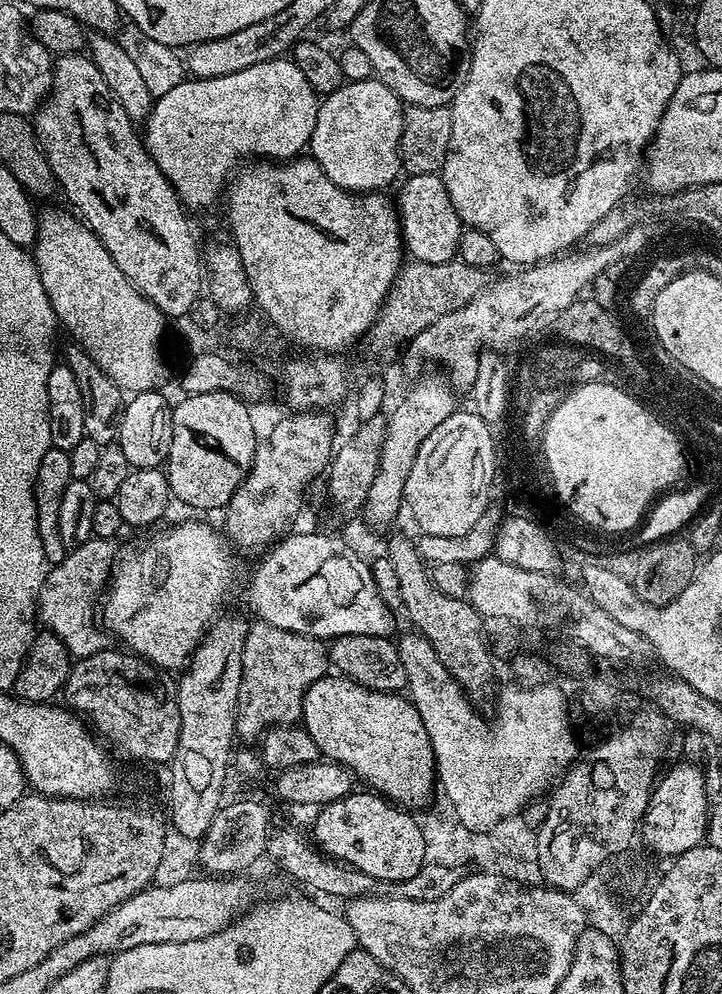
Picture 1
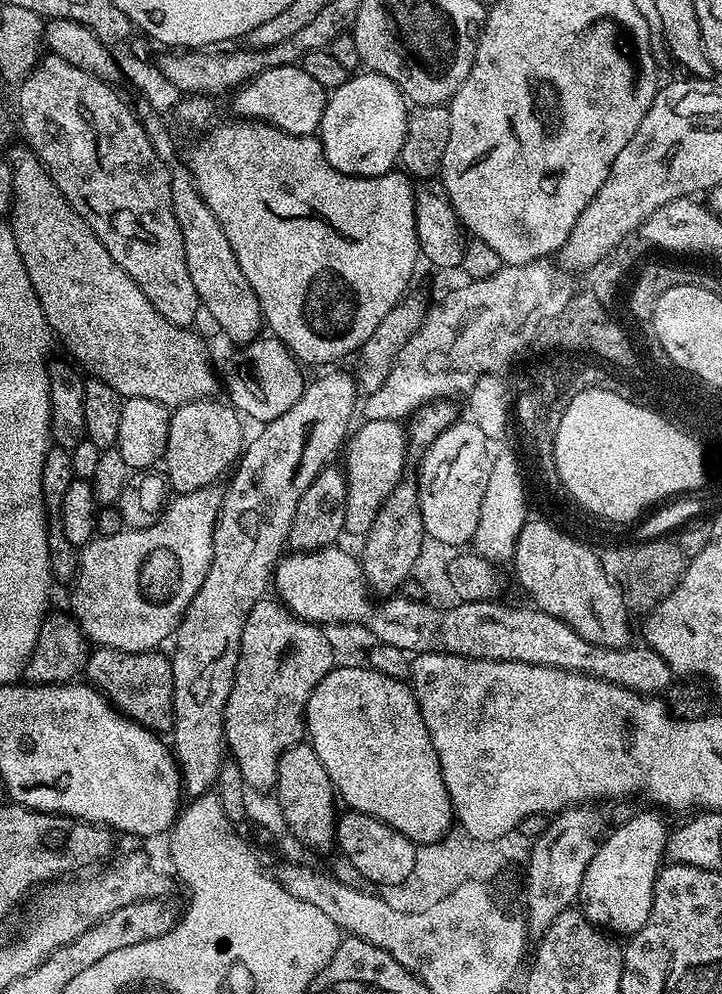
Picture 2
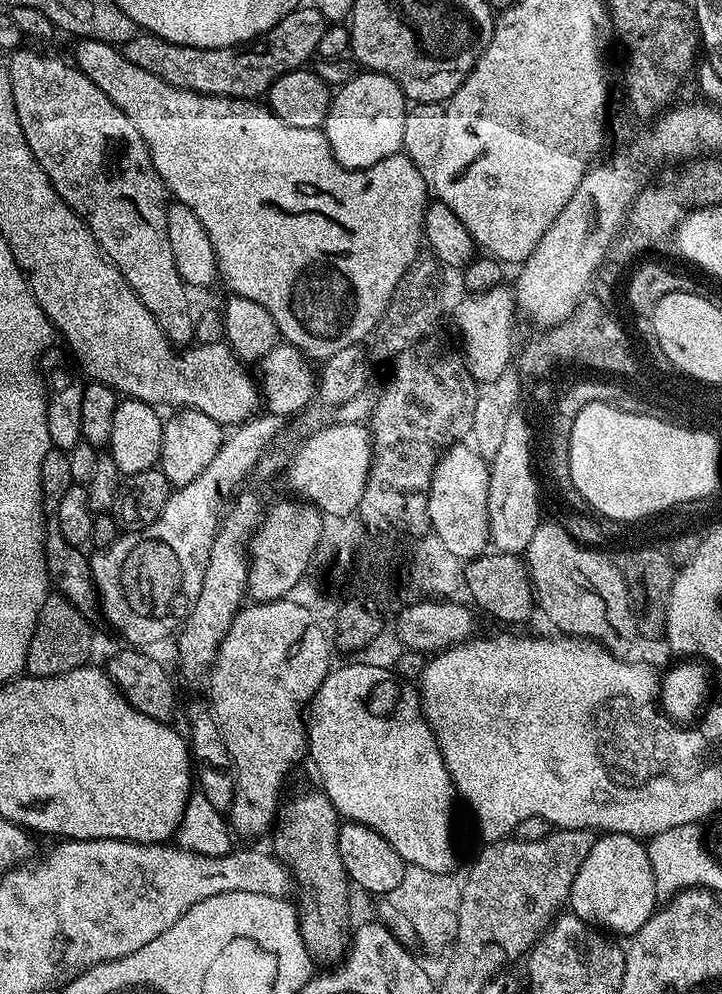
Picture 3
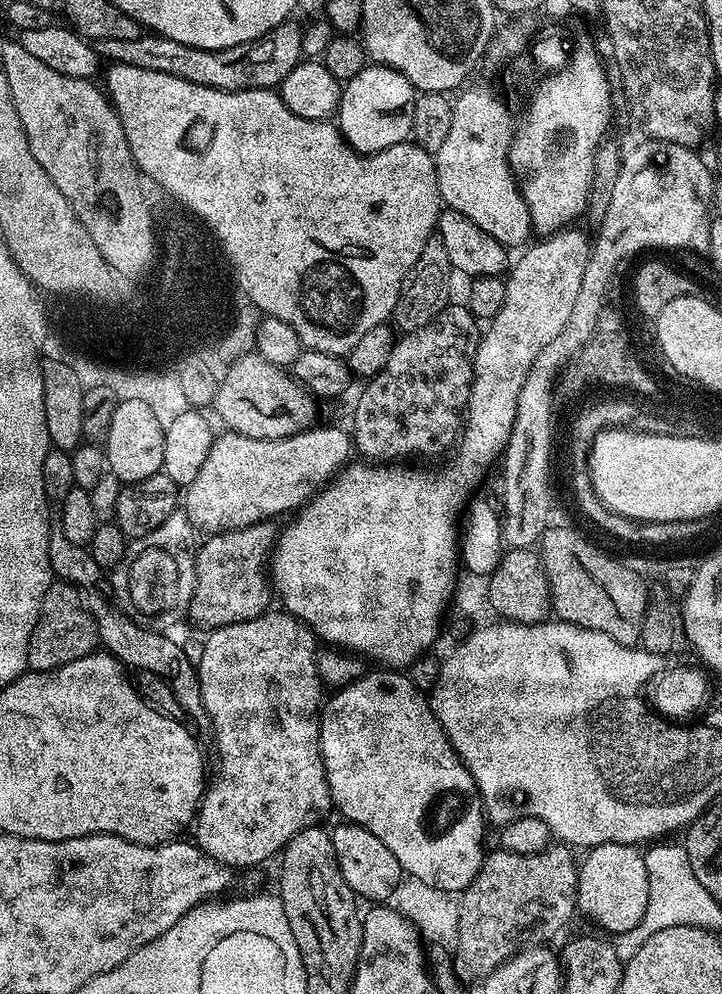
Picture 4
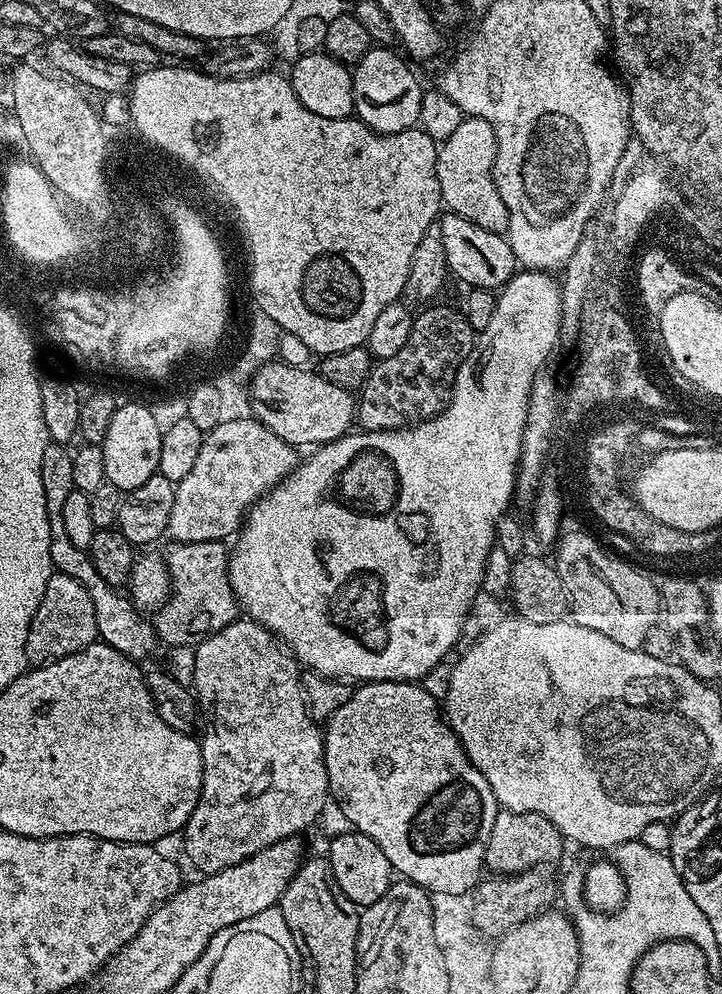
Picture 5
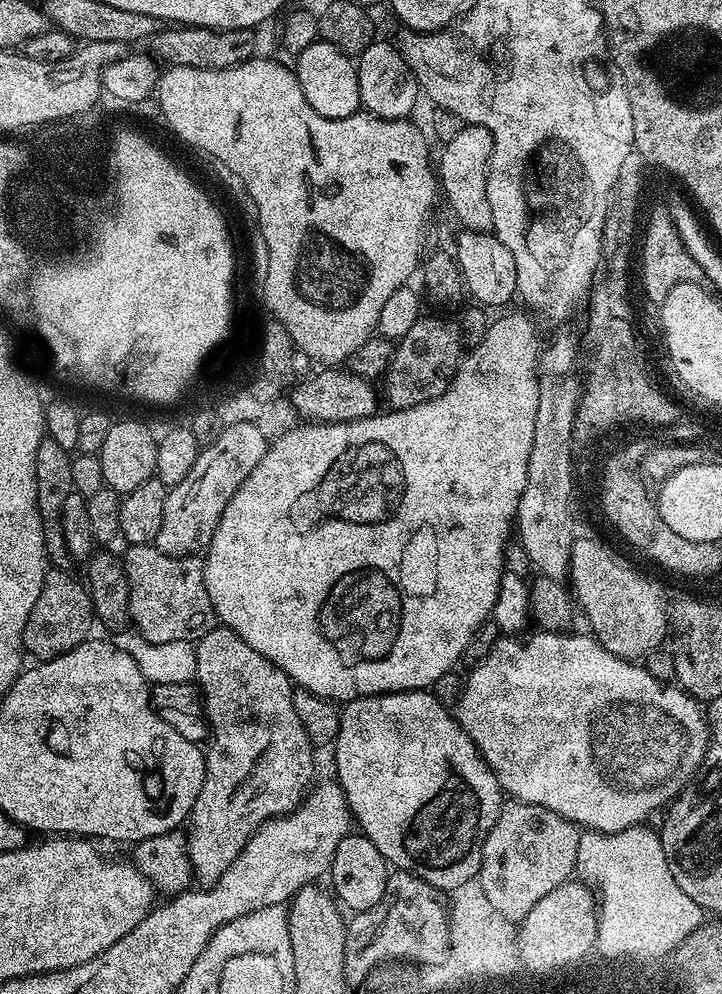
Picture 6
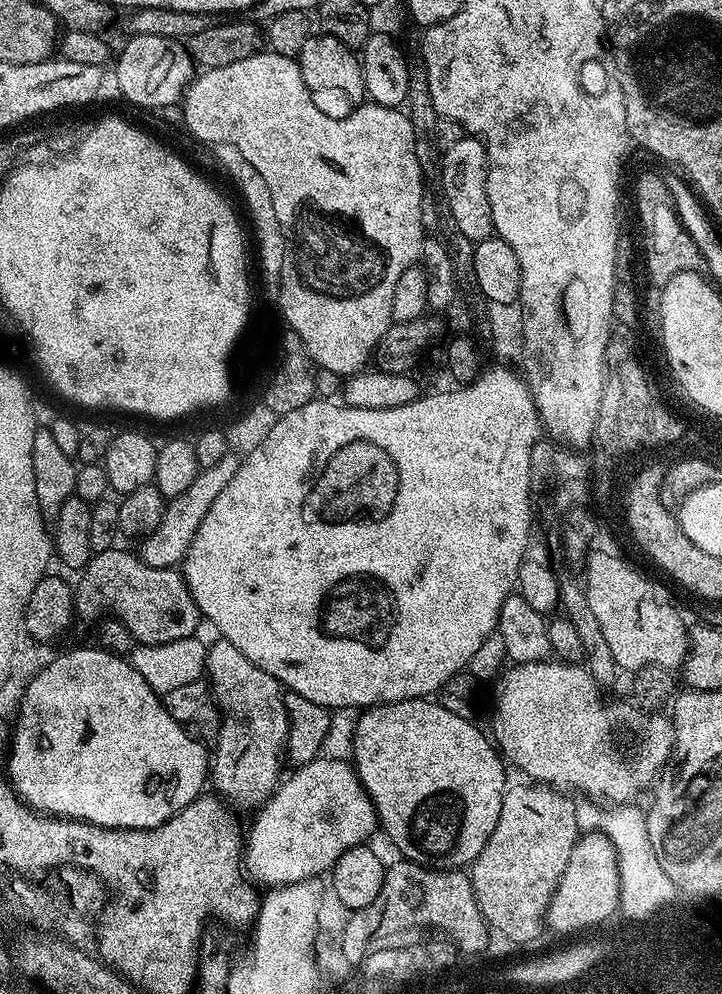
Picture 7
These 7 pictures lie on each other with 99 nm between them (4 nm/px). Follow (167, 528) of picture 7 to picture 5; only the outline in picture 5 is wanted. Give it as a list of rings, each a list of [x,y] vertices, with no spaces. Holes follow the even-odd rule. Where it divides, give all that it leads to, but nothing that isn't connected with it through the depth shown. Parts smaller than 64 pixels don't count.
[[[255,418],[245,420],[224,421],[204,434],[202,450],[198,450],[198,458],[194,462],[190,474],[176,484],[174,494],[174,510],[170,510],[170,526],[167,535],[175,543],[210,542],[211,540],[227,541],[228,536],[235,537],[241,531],[252,505],[268,495],[268,492],[281,484],[294,471],[298,463],[297,449],[288,444],[278,434],[274,434],[266,426],[262,426]]]

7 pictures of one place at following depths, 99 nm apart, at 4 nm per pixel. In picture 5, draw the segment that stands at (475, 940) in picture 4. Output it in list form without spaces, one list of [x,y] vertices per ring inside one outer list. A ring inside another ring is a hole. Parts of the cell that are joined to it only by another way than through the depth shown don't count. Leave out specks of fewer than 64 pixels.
[[[543,871],[521,872],[514,876],[490,876],[483,879],[474,890],[471,905],[473,925],[481,935],[488,938],[503,936],[523,921],[547,911],[558,894],[558,886]]]

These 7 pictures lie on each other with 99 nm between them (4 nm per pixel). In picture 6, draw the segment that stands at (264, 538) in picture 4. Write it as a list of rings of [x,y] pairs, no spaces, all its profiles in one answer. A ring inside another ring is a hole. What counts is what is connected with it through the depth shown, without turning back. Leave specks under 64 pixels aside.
[[[155,543],[150,544],[128,544],[125,547],[124,554],[122,553],[122,563],[124,566],[125,574],[128,575],[128,580],[131,584],[131,623],[134,625],[135,631],[140,636],[151,643],[170,643],[170,642],[182,642],[183,640],[195,642],[200,640],[206,633],[212,631],[217,627],[218,617],[214,606],[212,605],[212,599],[210,594],[206,590],[206,582],[204,581],[204,561],[199,555],[193,554],[190,556],[167,556],[157,550]]]

